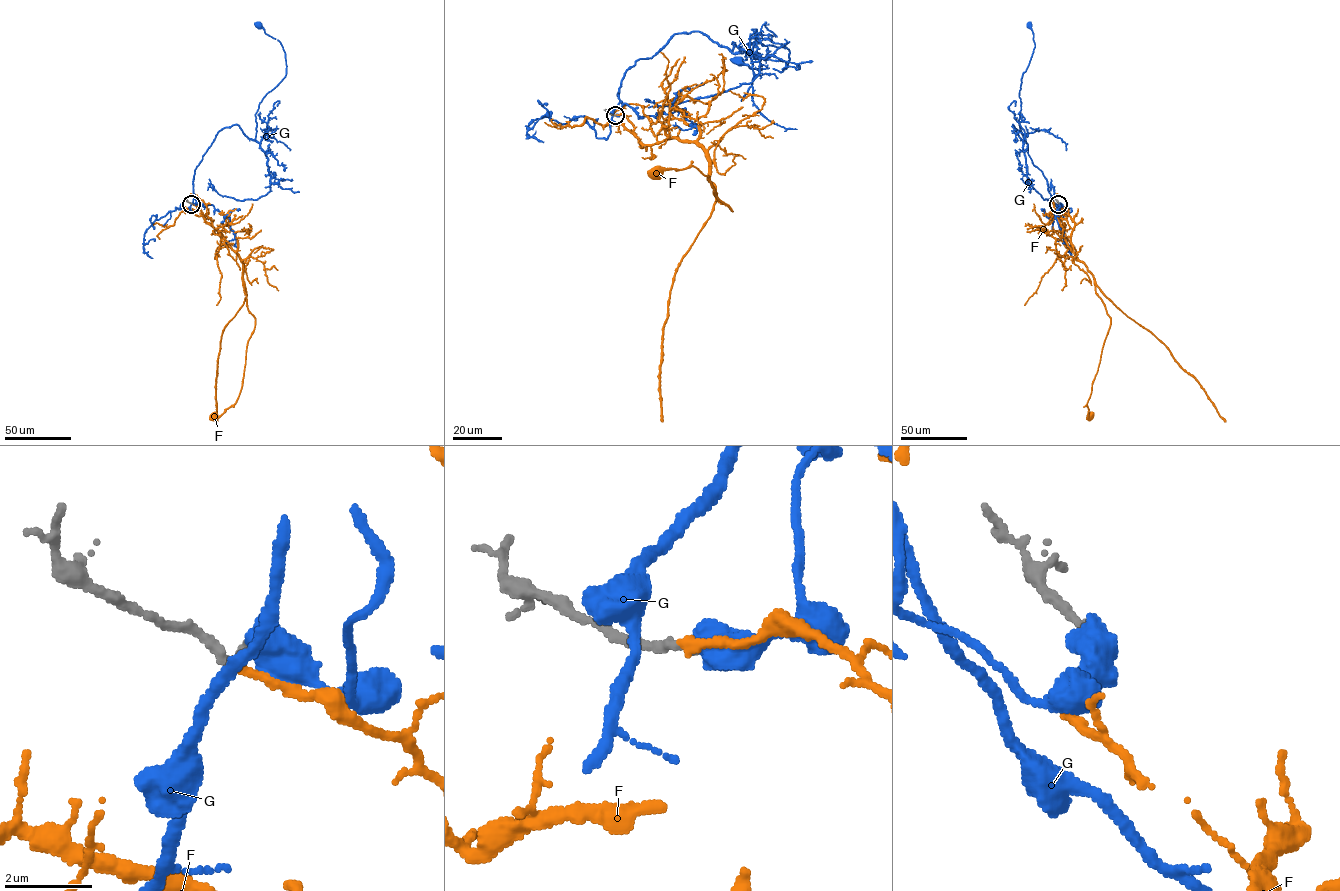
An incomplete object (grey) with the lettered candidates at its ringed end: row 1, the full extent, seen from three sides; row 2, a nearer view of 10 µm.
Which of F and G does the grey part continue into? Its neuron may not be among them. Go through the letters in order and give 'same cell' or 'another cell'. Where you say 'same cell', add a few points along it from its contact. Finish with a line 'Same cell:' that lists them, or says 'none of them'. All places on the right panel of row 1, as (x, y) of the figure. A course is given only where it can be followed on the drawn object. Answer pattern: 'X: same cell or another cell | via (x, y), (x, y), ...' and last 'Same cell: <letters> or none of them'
F: same cell | via (1058, 203), (1074, 222), (1071, 236), (1073, 251), (1091, 274), (1096, 293), (1111, 318), (1086, 404), (1090, 415)
G: another cell
Same cell: F

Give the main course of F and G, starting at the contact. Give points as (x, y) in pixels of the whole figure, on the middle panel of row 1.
F: (615, 115), (632, 123), (643, 144), (693, 141), (706, 152), (716, 198), (732, 211), (694, 166), (655, 173)
G: (616, 115), (624, 73), (675, 34), (699, 31), (731, 51), (786, 47), (789, 59), (782, 72), (739, 60)

